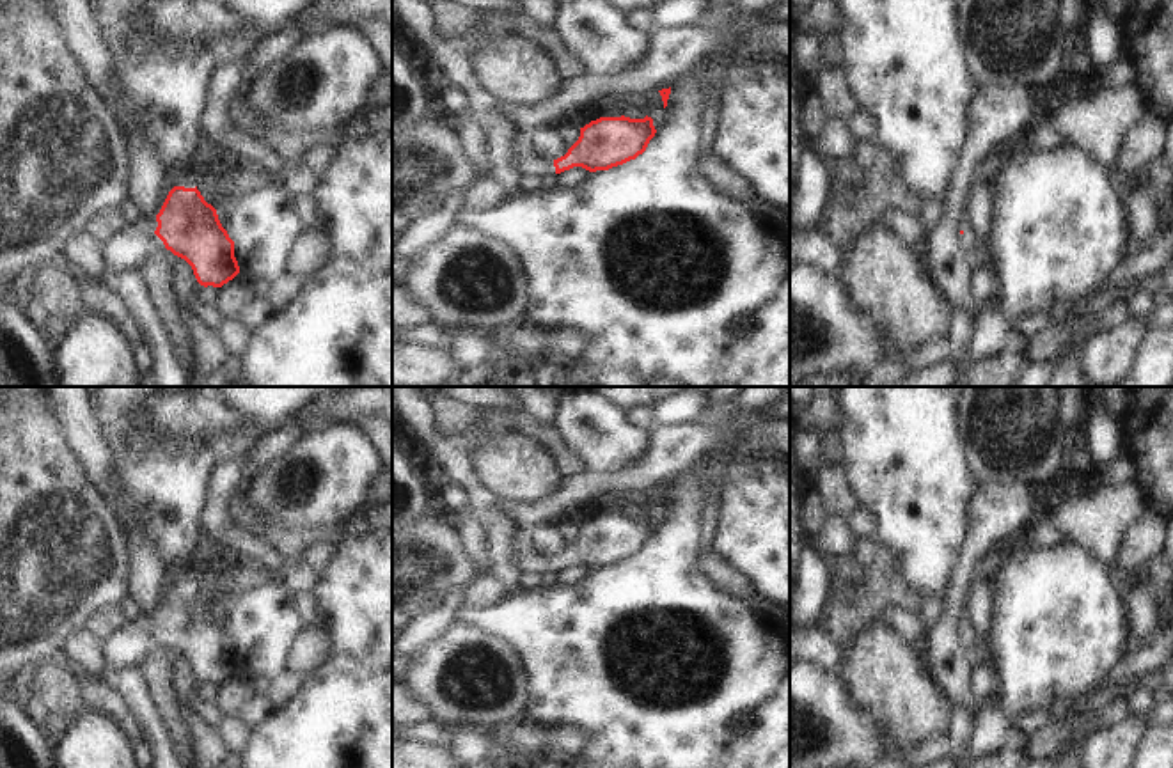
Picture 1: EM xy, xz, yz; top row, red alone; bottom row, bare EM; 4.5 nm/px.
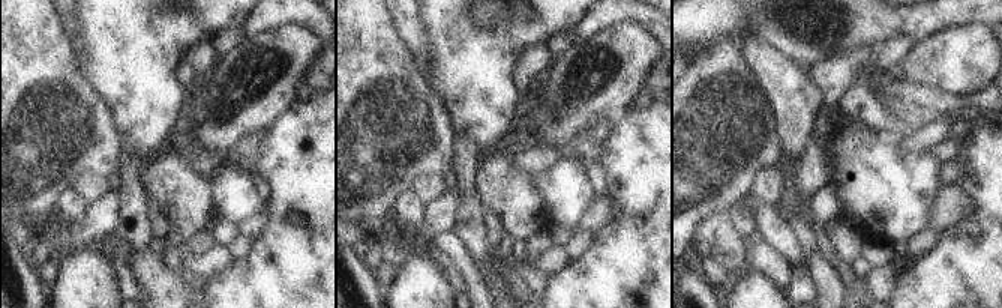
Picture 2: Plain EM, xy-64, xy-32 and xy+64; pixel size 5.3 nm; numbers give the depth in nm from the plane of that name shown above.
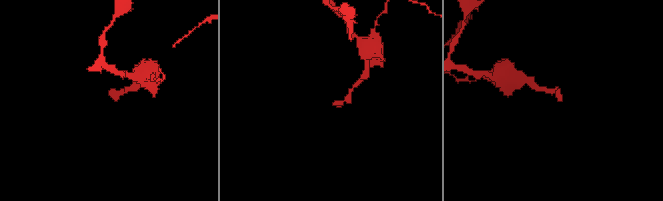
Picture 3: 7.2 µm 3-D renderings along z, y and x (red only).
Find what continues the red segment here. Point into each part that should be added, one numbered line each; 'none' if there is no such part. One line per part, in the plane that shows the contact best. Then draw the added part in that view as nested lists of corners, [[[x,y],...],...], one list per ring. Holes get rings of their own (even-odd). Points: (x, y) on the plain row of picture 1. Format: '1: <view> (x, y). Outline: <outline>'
1: xy (137, 641). Outline: [[[156,614],[133,615],[126,628],[101,642],[105,669],[99,679],[105,679],[110,670],[140,665],[154,649],[161,647],[165,642],[154,631],[156,624]]]

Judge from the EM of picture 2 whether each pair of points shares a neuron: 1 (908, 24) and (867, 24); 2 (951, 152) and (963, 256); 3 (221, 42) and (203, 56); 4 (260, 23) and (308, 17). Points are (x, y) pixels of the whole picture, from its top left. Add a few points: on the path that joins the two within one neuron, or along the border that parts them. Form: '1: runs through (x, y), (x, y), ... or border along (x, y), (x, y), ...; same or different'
1: runs through (897, 24), (878, 24); same
2: border along (962, 138), (959, 154), (954, 158); different
3: border along (209, 42), (216, 53); different
4: runs through (272, 15), (296, 15); same

